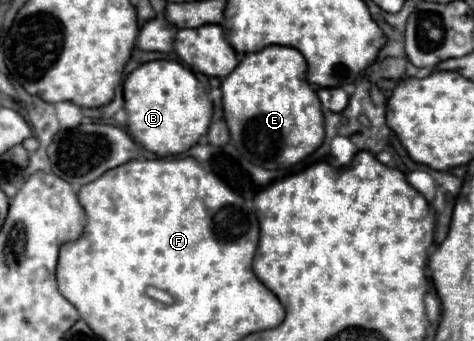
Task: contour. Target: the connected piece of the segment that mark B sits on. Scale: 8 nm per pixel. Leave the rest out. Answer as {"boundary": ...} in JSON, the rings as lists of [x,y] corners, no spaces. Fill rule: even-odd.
{"boundary":[[[154,60],[138,66],[124,80],[127,132],[146,150],[158,156],[174,156],[190,150],[206,132],[212,118],[212,102],[194,72],[174,60]]]}

